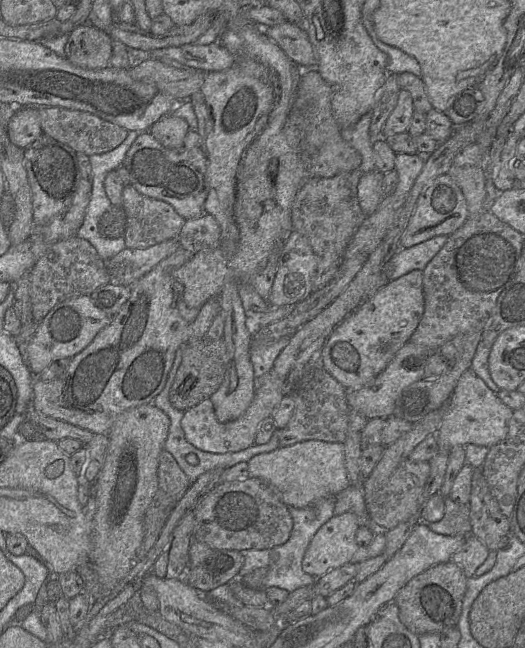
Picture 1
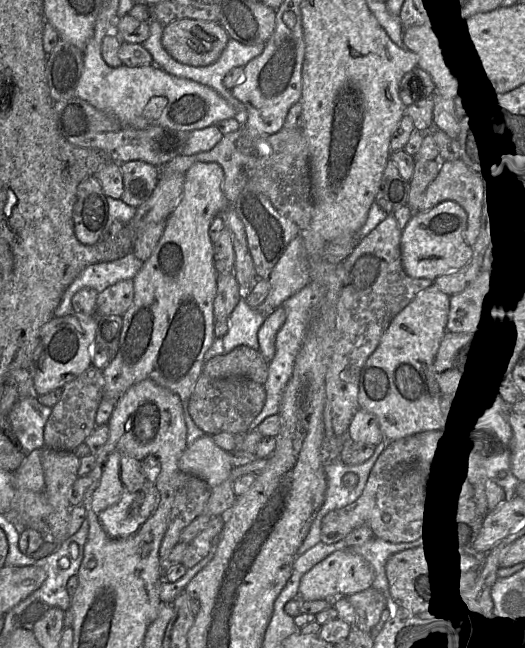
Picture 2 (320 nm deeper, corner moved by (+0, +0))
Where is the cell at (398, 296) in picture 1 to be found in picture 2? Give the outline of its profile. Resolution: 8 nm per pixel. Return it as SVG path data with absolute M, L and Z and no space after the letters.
M434 283L420 291L391 321L379 345L365 362L359 378L358 409L374 414L383 436L389 441L415 435L427 429L440 428L443 394L436 381L434 360L447 331L450 296Z

